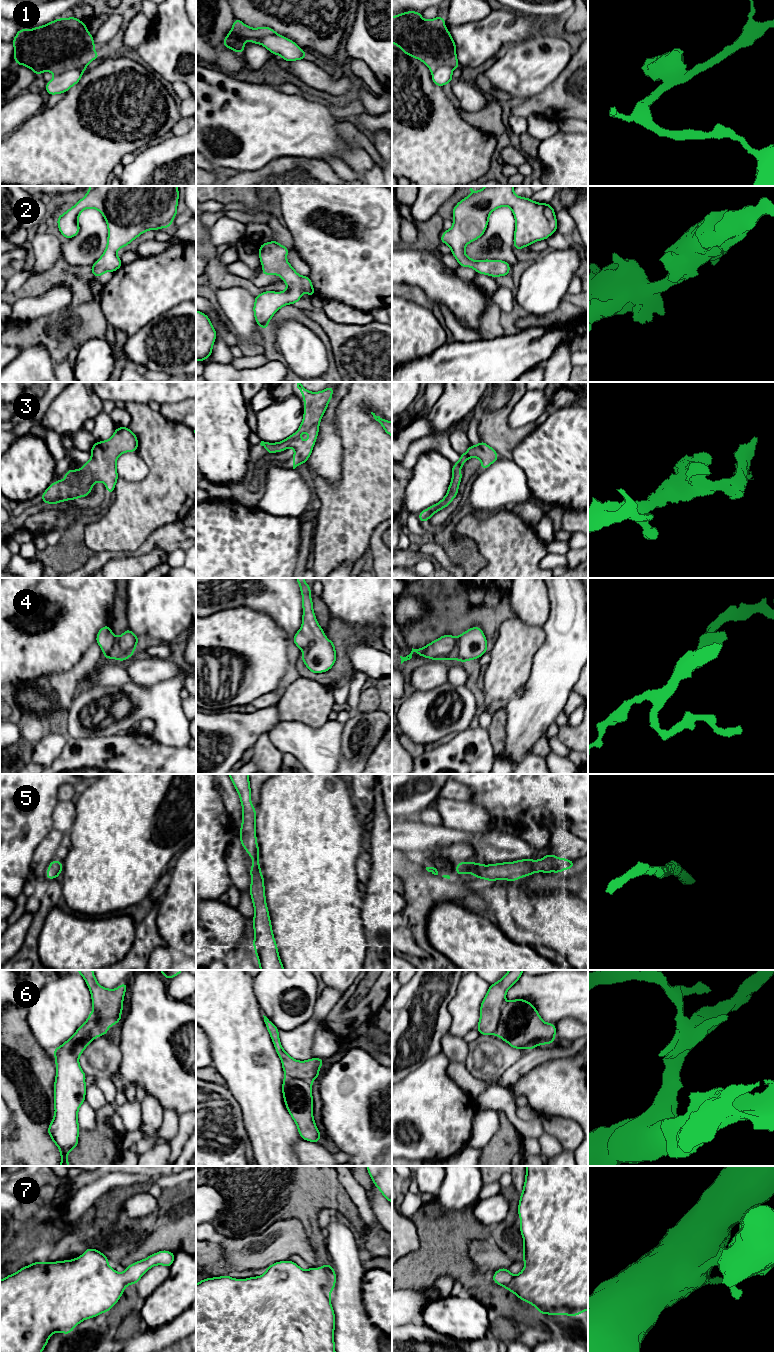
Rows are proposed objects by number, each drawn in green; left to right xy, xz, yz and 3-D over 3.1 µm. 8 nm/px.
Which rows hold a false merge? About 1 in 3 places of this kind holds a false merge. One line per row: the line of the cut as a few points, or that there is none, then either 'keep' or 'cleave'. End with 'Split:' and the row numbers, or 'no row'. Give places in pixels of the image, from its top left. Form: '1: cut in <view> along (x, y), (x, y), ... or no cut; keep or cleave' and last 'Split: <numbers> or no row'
1: cut in xy along (85, 67), (66, 70), (55, 75); cleave
2: no cut; keep
3: no cut; keep
4: no cut; keep
5: no cut; keep
6: no cut; keep
7: no cut; keep
Split: 1

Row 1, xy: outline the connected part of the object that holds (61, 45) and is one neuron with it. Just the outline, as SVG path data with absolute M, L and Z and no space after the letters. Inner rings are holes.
M74 16L58 18L30 30L19 29L12 43L15 63L30 68L36 75L45 71L59 75L72 69L86 68L91 61L100 57L99 53L94 52L96 46L87 26Z

